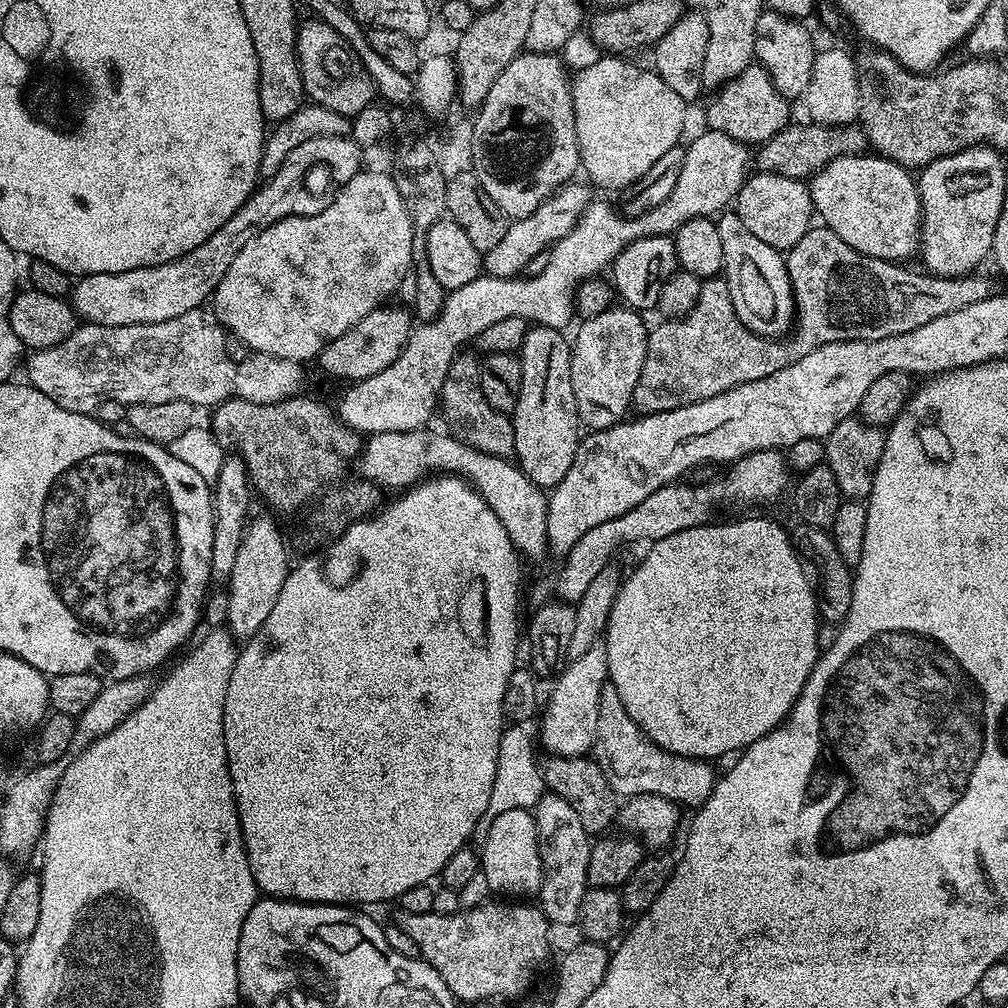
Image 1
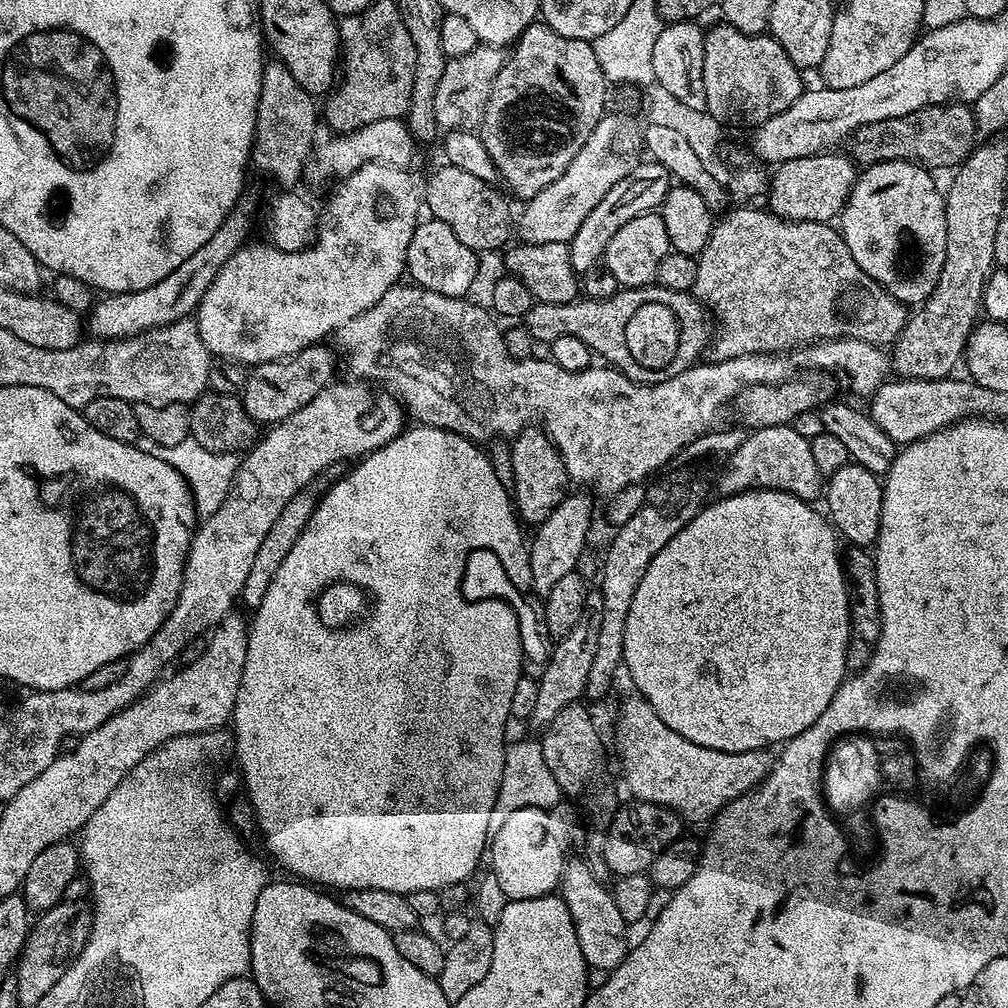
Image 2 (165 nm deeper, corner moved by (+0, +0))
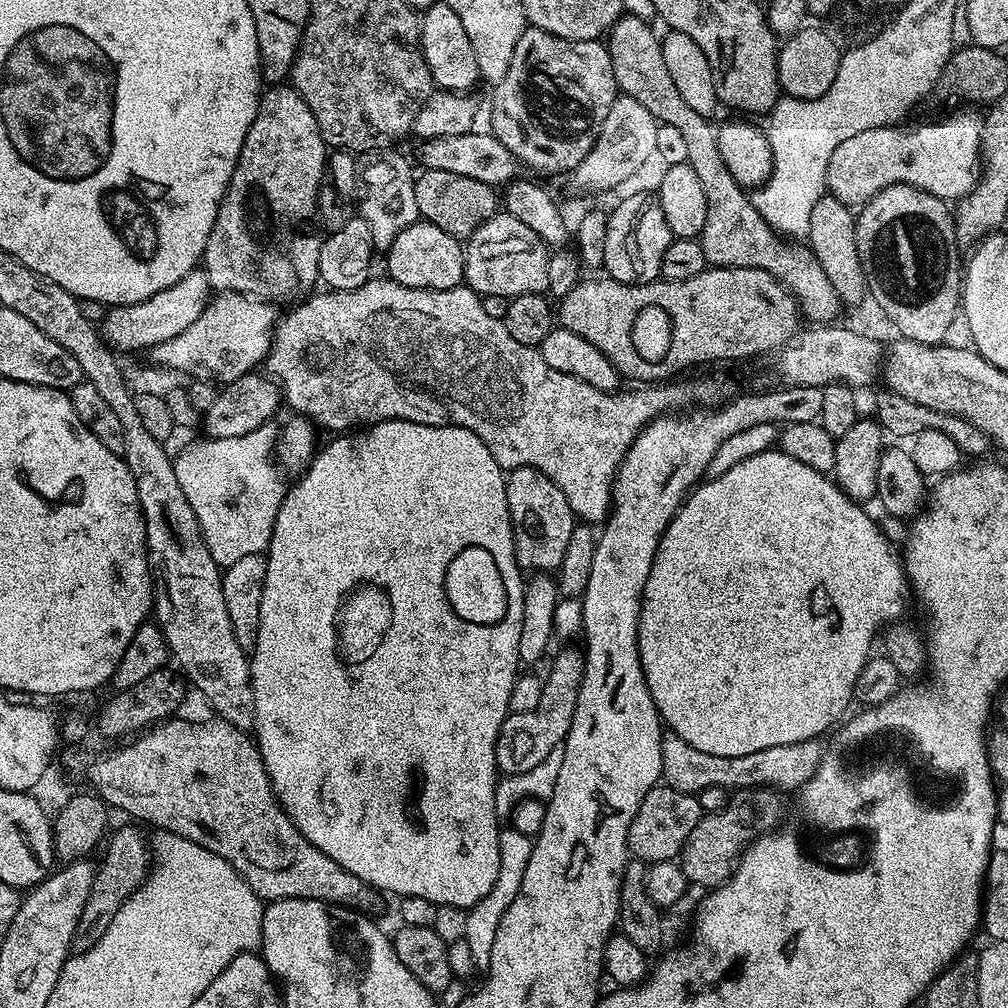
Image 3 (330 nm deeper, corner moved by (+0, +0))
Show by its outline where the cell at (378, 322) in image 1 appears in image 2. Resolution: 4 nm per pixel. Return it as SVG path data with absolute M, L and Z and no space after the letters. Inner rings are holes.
M323 343L311 344L293 356L281 360L265 360L255 365L249 371L242 393L244 409L249 418L260 426L276 424L280 420L290 418L290 414L302 410L302 406L306 406L306 402L314 398L314 394L318 394L328 384L333 383L333 349L324 347Z

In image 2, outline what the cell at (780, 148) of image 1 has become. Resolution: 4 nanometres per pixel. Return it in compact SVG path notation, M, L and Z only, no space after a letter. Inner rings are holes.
M964 102L931 104L922 110L902 114L902 118L886 118L882 122L870 122L866 126L862 126L857 132L852 133L850 137L851 144L850 155L853 161L860 166L908 160L911 164L919 164L929 170L937 170L936 168L952 170L963 164L972 149L977 147L976 113Z

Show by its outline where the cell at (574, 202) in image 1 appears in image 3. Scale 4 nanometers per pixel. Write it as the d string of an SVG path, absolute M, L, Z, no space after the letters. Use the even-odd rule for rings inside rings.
M623 94L617 95L614 106L610 106L610 114L606 114L606 122L602 122L596 145L574 169L577 182L592 192L604 192L607 188L616 188L626 183L648 159L657 155L657 125L654 114L650 114L642 102L634 102L634 98Z

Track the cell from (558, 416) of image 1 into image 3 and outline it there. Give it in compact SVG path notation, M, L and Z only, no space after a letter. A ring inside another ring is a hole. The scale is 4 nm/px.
M514 468L506 476L506 502L512 519L516 563L528 574L555 573L566 554L570 534L578 523L566 494L536 468Z

